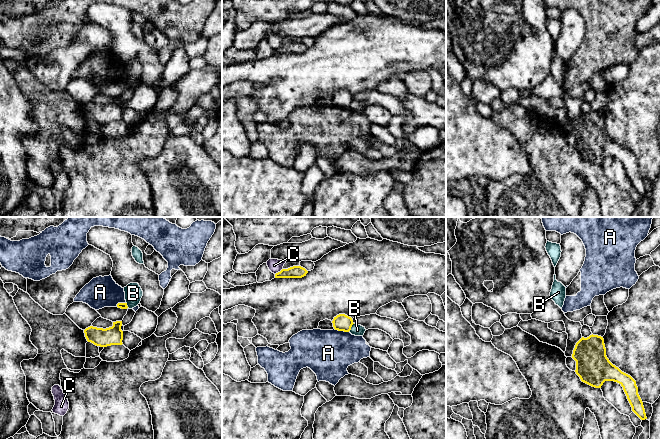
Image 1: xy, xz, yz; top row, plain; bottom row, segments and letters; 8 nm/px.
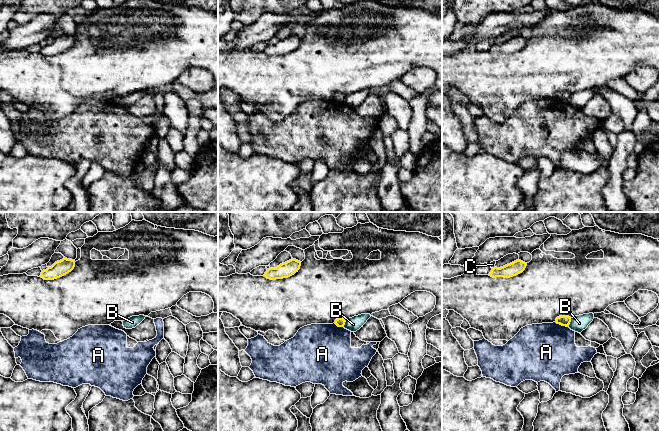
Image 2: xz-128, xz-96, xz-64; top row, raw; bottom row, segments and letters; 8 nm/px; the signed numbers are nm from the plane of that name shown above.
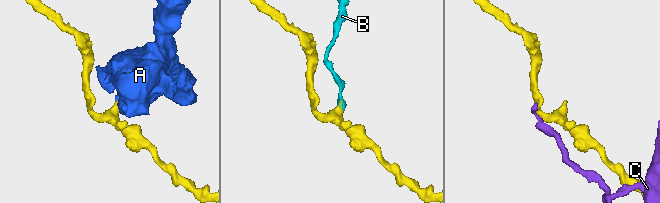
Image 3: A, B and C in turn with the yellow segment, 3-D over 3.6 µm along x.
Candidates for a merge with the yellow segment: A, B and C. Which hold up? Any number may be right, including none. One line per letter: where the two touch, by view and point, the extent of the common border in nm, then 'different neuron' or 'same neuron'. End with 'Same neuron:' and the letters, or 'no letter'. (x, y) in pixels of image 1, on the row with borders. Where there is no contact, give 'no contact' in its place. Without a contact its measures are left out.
A: meets yellow in xz at (341, 330); contact 120 nm long; different neuron
B: meets yellow in xz at (351, 326); contact 90 nm long; different neuron
C: meets yellow in xz at (278, 272); contact 80 nm long; different neuron
Same neuron: no letter

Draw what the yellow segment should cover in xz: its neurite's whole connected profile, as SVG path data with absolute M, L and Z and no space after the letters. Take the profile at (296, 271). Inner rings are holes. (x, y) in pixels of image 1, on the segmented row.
M293 266L288 269L282 269L275 274L275 278L302 278L308 271L301 266Z

